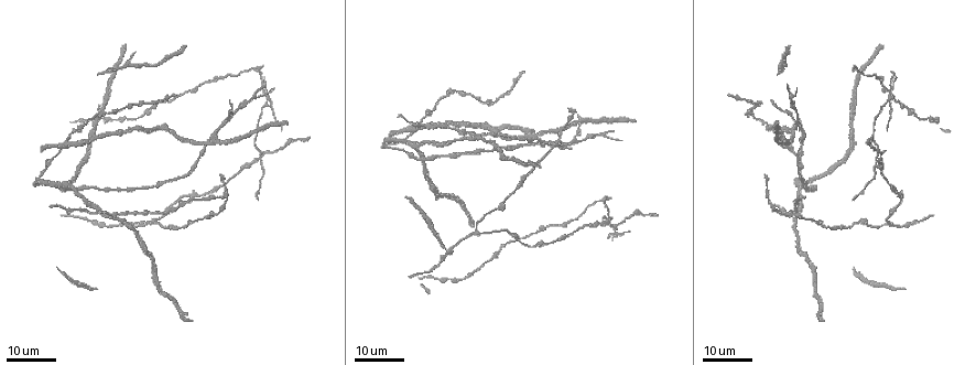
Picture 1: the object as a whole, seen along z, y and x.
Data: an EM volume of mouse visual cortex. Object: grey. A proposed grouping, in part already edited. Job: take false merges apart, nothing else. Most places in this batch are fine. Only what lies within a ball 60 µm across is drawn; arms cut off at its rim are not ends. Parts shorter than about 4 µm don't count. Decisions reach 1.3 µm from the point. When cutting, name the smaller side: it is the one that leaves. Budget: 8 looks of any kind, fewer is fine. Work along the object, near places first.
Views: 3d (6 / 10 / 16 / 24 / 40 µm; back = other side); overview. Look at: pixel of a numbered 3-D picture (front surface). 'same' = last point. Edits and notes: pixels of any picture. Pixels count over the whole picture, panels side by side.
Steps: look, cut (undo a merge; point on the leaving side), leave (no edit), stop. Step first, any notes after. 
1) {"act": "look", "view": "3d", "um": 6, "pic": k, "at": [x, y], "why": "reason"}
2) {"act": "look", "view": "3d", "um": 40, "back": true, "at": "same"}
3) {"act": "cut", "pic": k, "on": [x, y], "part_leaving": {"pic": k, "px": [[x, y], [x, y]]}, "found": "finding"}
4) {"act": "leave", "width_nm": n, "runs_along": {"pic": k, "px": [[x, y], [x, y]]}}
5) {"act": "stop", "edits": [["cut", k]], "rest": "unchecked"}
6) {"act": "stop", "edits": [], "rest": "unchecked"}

{"act": "look", "view": "3d", "um": 24, "pic": 1, "at": [116, 215], "why": "looks like a crossing"}

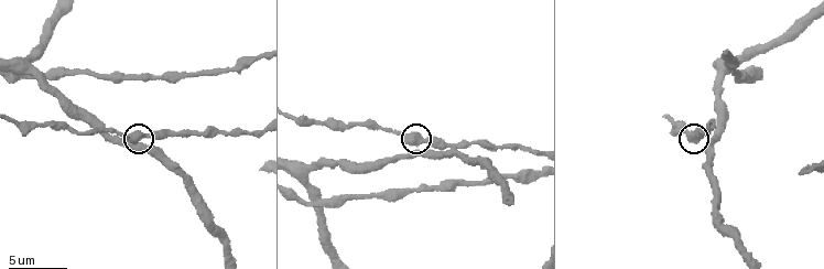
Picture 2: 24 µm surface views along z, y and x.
{"act": "look", "view": "3d", "um": 10, "pic": 2, "at": [414, 142]}

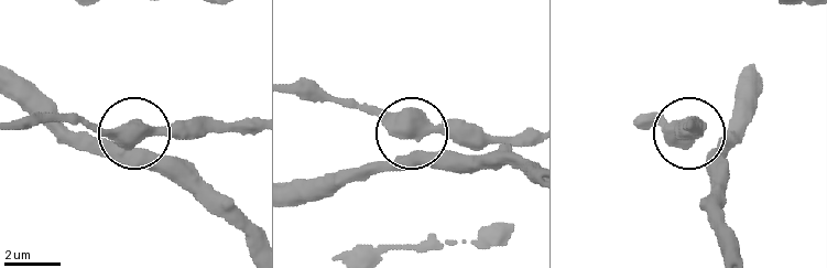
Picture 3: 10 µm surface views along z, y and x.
{"act": "leave", "arms": 4, "runs_along": {"pic": 3, "px": [[530, 136], [458, 129], [402, 136], [355, 103]]}, "found": "all the same cell"}

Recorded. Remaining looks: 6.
{"act": "look", "view": "3d", "um": 24, "pic": 1, "at": [214, 212]}

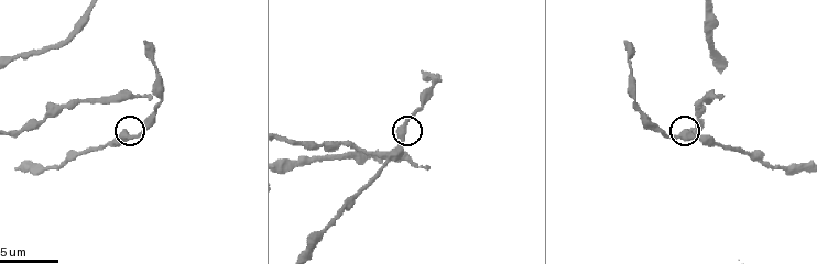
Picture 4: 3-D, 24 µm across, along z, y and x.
{"act": "look", "view": "3d", "um": 6, "pic": 4, "at": [125, 129]}

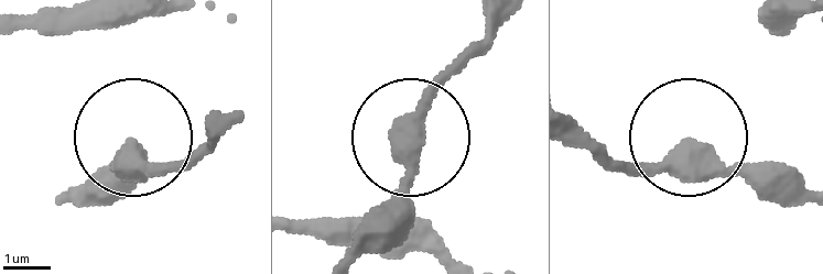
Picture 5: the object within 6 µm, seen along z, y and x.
{"act": "leave", "side_arm_um": 13, "runs_along": {"pic": 5, "px": [[344, 252], [399, 182], [431, 87], [470, 43]]}, "found": "one cell here"}

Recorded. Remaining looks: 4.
{"act": "look", "view": "3d", "um": 16, "pic": 1, "at": [796, 118], "why": "three-way junction"}

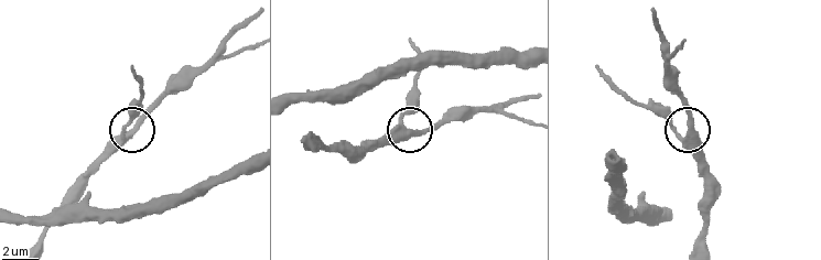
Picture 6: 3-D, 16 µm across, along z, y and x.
{"act": "look", "view": "3d", "um": 10, "pic": 6, "at": [404, 127]}

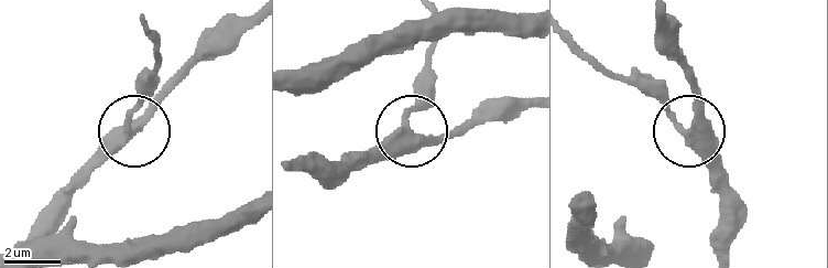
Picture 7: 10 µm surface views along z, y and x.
{"act": "leave", "width_nm": 380, "runs_along": {"pic": 7, "px": [[722, 246], [718, 163], [640, 85]]}, "found": "one cell here"}

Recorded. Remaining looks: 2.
{"act": "look", "view": "3d", "um": 24, "pic": 1, "at": [609, 224], "why": "looks like a crossing"}

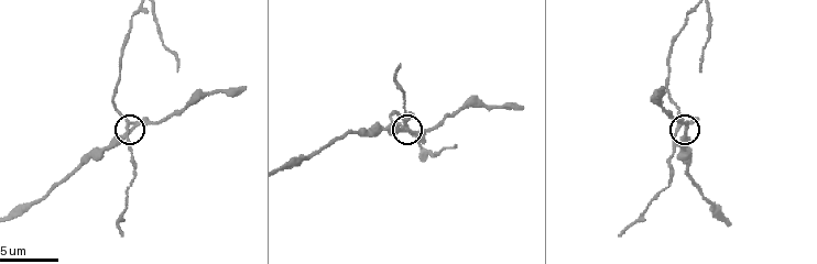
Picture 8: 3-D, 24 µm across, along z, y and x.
{"act": "look", "view": "3d", "um": 6, "pic": 8, "at": [411, 131], "why": "closer look"}

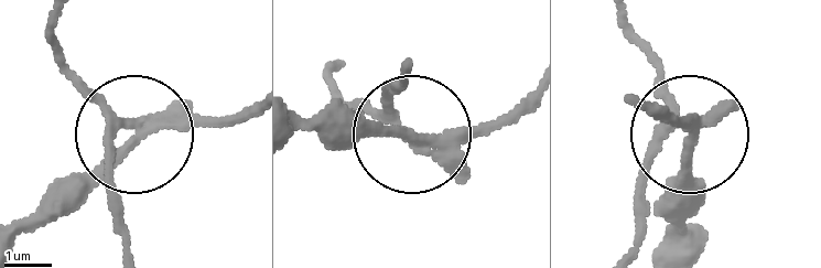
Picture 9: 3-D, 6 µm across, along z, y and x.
{"act": "cut", "pic": 9, "on": [103, 107], "arms": 4, "part_leaving": {"pic": 9, "px": [[154, 116], [111, 105], [52, 21]]}, "found": "two cells meet here"}

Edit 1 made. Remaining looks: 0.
{"act": "stop", "edits": [["cut", 9]], "rest": "unchecked"}

